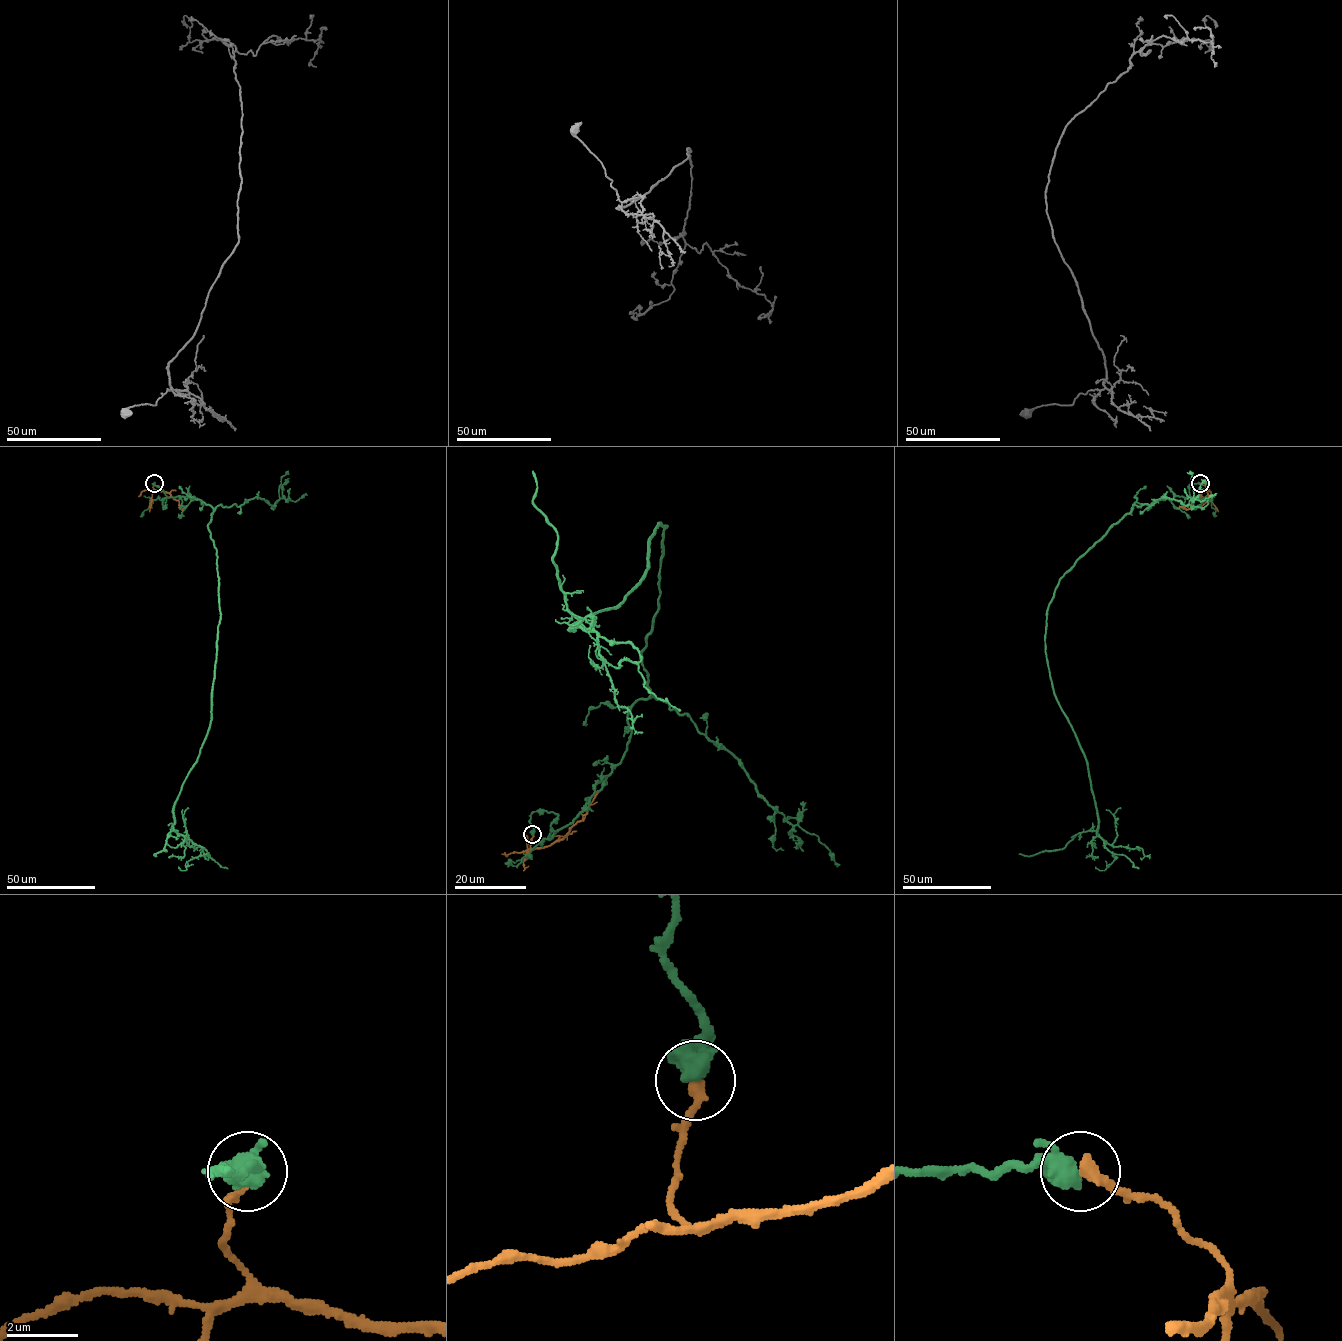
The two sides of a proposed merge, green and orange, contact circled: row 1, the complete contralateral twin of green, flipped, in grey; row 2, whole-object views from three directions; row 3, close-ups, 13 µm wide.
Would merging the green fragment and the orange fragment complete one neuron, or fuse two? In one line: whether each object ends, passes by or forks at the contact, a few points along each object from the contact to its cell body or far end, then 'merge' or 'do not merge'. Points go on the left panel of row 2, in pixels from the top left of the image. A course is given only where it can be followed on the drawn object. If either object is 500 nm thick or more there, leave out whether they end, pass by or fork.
green via (154, 483), (163, 509), (179, 496), (212, 508), (217, 556), (211, 724), (173, 810), (208, 853), (179, 867) | orange via (154, 483), (154, 488), (167, 492), (179, 502), (180, 508), (185, 508) | do not merge

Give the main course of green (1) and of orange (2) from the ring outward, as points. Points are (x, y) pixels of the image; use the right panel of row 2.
1: (1200, 483), (1195, 509), (1188, 496), (1133, 505), (1047, 612), (1054, 695), (1117, 857), (1095, 867)
2: (1200, 483), (1206, 491), (1192, 502), (1189, 508), (1179, 508)

